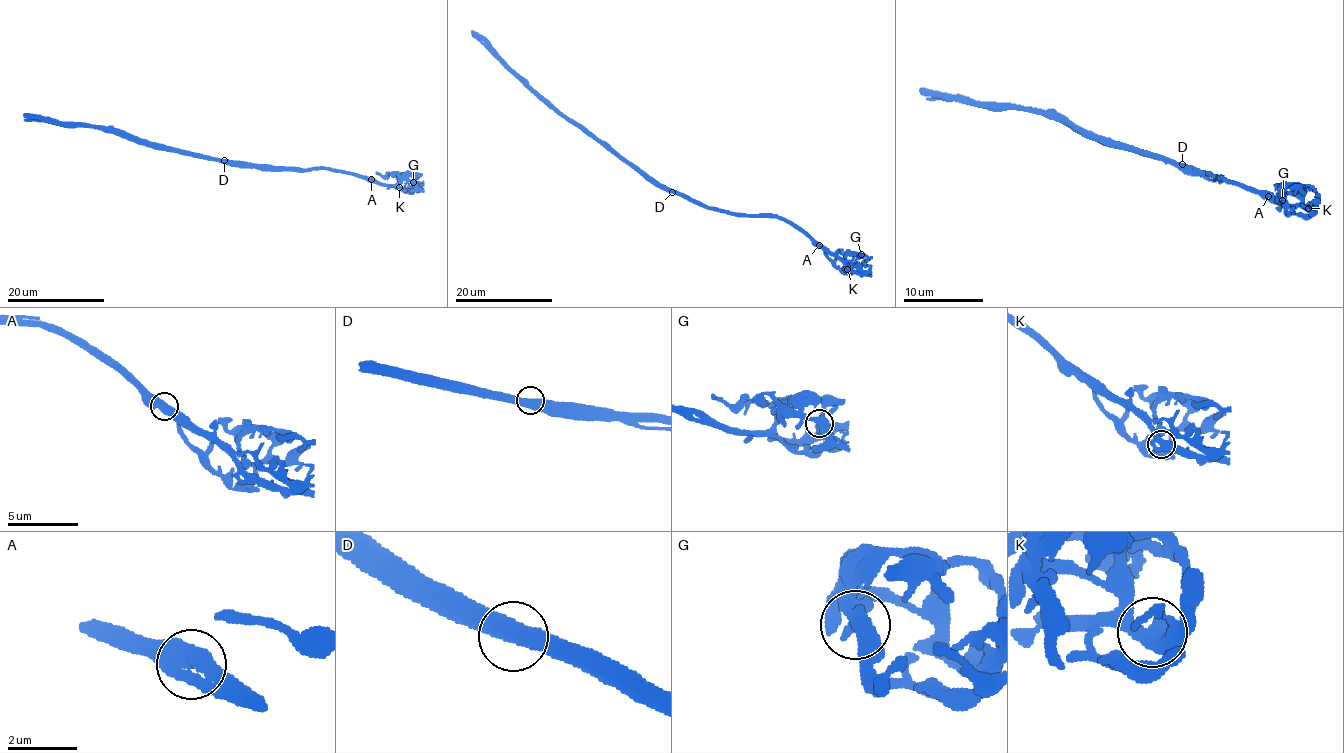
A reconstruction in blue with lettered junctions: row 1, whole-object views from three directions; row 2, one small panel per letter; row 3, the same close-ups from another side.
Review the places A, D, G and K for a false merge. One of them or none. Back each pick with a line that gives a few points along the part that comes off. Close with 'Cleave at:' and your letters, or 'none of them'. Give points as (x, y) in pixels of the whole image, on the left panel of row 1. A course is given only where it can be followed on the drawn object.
D: (224, 160), (156, 149), (99, 128), (24, 120)
Cleave at: D

